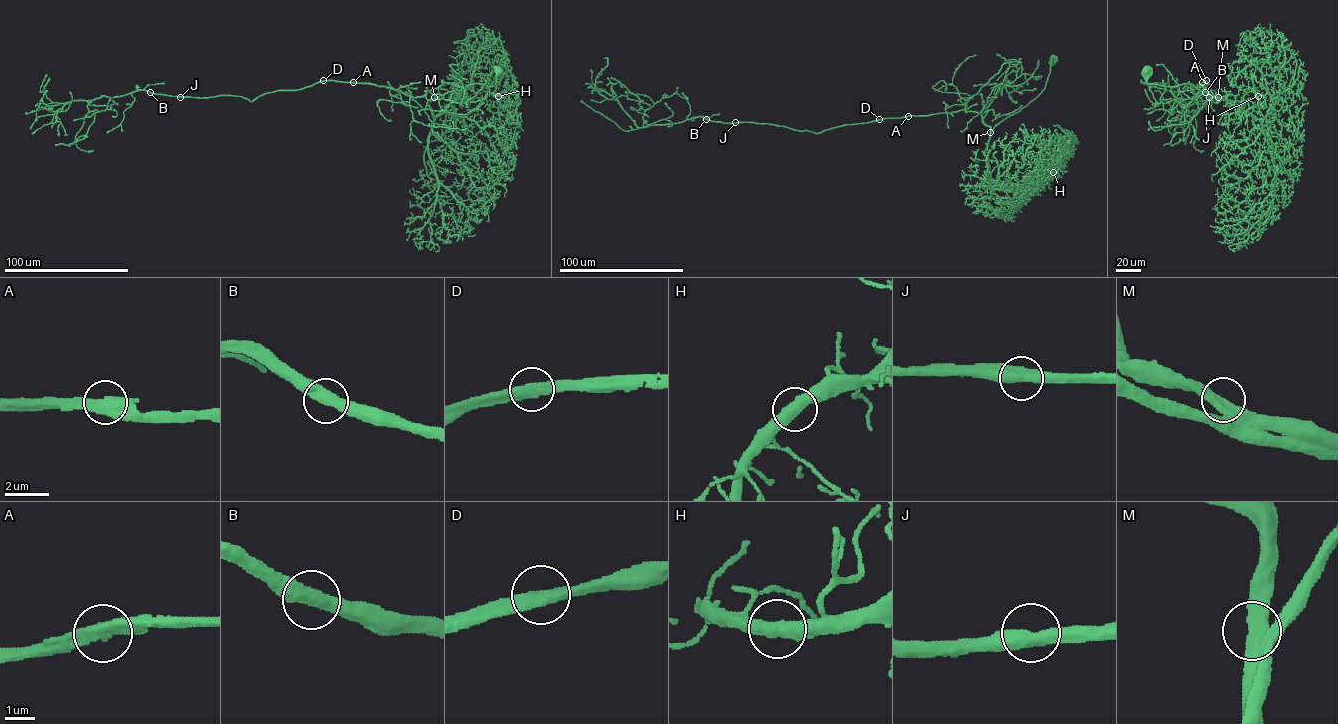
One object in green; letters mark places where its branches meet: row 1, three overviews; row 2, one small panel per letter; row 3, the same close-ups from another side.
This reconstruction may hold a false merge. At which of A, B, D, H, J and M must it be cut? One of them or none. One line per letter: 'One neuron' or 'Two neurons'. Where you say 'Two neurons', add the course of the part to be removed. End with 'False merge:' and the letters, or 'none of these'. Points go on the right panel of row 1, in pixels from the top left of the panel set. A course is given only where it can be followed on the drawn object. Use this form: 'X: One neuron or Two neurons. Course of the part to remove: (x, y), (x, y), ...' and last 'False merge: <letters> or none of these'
A: One neuron
B: One neuron
D: One neuron
H: One neuron
J: One neuron
M: One neuron
False merge: none of these

